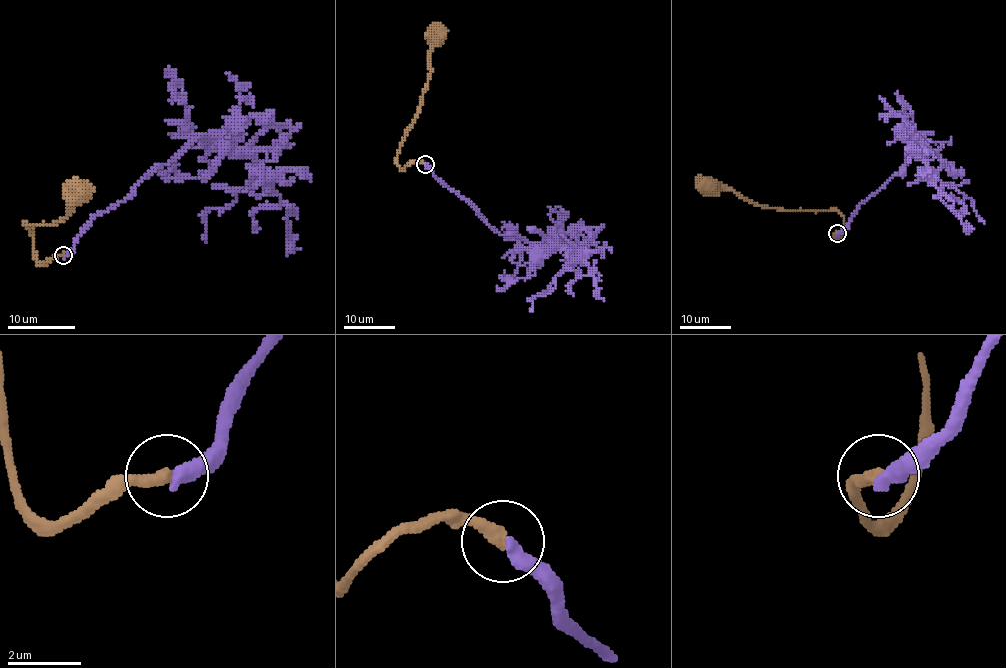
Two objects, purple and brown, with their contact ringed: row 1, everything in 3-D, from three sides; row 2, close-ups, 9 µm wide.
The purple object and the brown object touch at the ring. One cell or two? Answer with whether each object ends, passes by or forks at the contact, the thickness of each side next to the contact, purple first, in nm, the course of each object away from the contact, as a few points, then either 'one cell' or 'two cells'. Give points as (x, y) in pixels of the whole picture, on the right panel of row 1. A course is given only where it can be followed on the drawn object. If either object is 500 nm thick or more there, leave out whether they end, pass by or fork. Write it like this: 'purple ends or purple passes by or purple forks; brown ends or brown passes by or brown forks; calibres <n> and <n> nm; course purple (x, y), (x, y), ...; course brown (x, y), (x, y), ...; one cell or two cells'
purple ends; brown ends; calibres 440 and 400 nm; course purple (837, 233), (861, 203), (905, 165), (907, 152), (916, 142), (925, 170), (960, 192), (982, 219); course brown (837, 233), (835, 239), (843, 229), (843, 217), (834, 210), (770, 209), (732, 191), (705, 184); one cell

